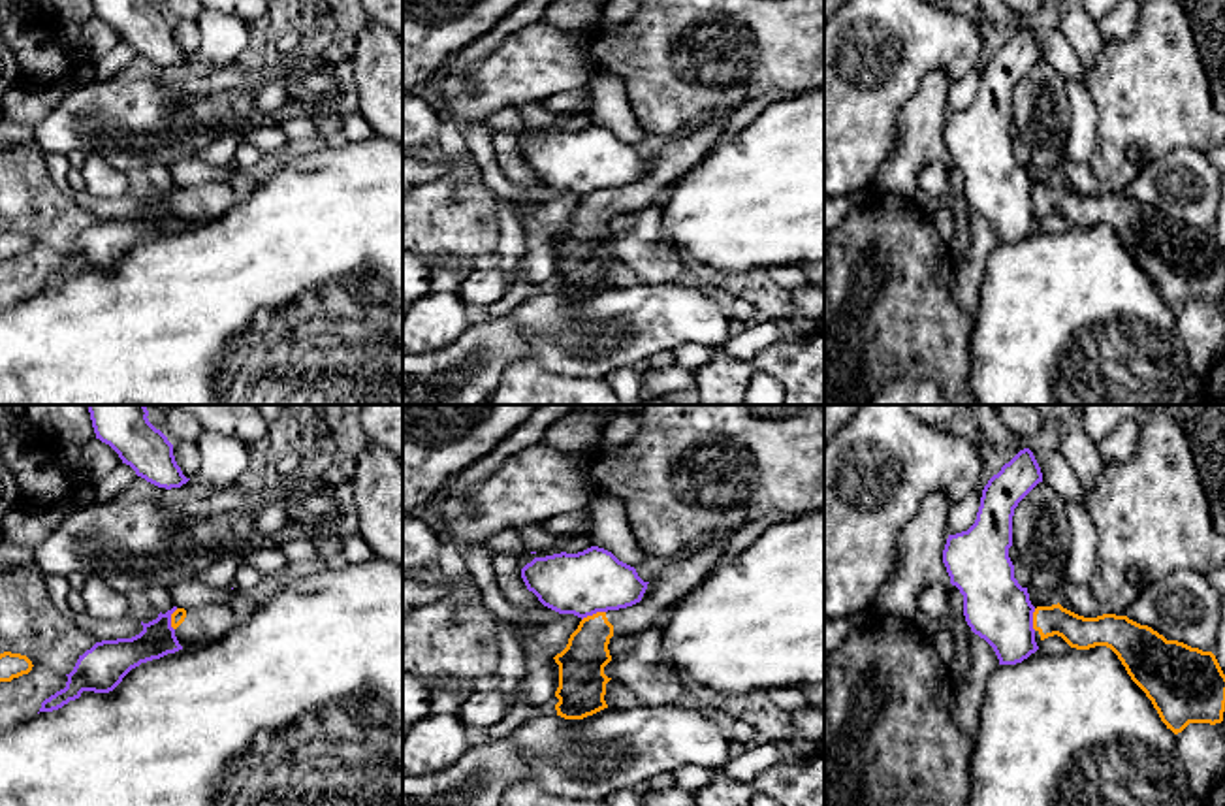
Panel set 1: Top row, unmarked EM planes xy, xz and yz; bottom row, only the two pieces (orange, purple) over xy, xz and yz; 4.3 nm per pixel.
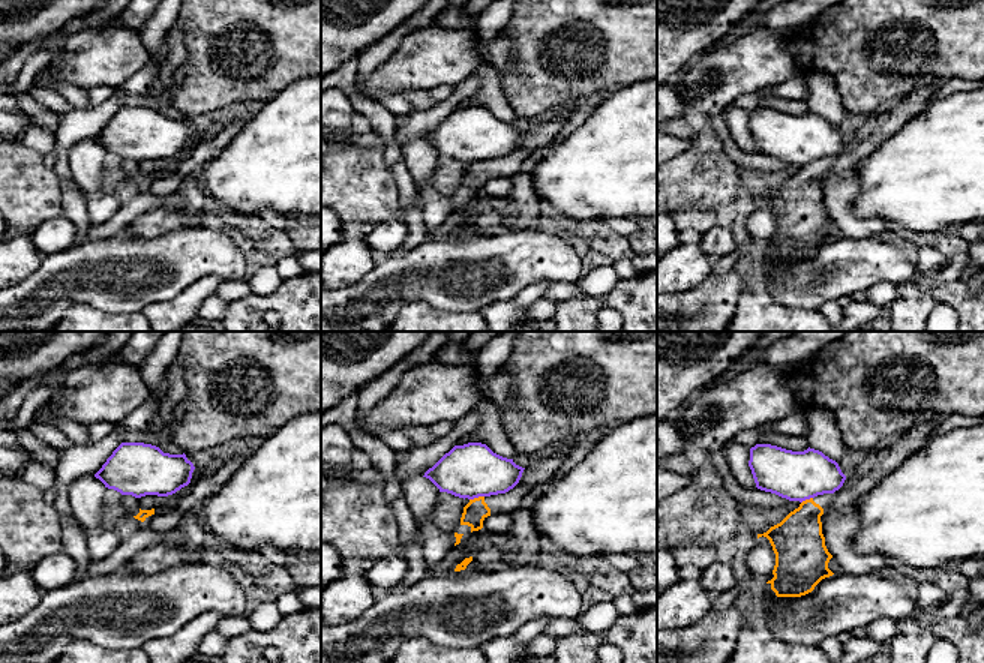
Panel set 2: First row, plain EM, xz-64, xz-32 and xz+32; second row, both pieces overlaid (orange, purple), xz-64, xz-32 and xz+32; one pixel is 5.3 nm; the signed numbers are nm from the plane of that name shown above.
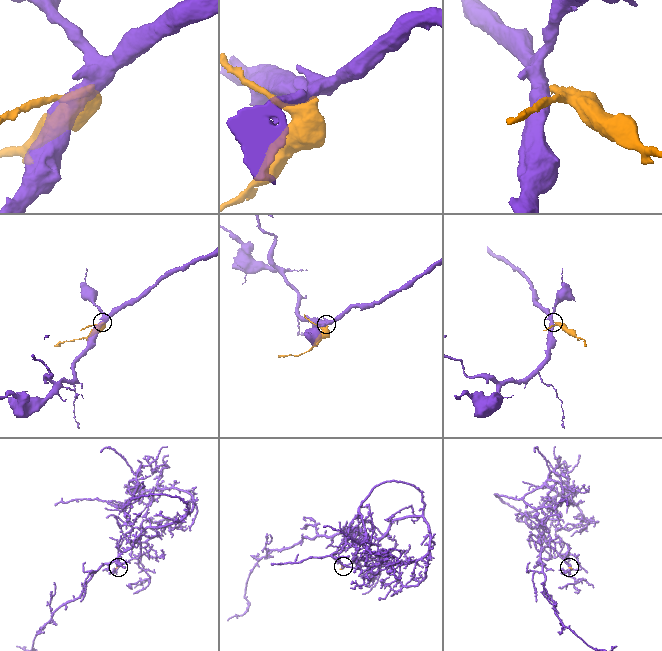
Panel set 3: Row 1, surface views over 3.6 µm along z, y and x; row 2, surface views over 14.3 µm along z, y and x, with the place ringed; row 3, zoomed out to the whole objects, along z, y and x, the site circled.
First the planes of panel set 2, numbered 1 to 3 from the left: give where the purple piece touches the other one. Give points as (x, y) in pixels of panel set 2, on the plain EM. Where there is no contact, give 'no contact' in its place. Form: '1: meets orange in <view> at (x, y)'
1: no contact
2: meets orange in xz-32 at (476, 162)
3: meets orange in xz+32 at (806, 164)

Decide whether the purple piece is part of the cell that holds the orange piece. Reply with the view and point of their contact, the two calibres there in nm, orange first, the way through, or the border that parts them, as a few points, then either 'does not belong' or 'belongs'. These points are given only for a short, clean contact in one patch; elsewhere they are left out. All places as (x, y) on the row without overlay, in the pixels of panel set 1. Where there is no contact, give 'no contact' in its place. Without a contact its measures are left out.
contact xz (593, 193); calibres 190 and 280 nm; border xz (604, 189), (588, 193), (582, 198); does not belong

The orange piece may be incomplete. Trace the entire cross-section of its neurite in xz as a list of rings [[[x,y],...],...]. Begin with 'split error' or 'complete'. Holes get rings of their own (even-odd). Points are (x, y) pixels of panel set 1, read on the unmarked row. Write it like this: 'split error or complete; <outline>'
split error; [[[715,111],[694,132],[666,137],[660,153],[647,162],[640,181],[597,190],[580,200],[566,226],[553,235],[559,243],[557,294],[583,298],[608,286],[604,273],[612,256],[604,252],[604,245],[612,239],[610,217],[653,205],[662,188],[674,185],[713,149],[734,111]]]

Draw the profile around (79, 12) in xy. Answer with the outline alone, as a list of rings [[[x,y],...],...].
[[[32,0],[49,17],[60,23],[85,24],[96,17],[92,0]]]

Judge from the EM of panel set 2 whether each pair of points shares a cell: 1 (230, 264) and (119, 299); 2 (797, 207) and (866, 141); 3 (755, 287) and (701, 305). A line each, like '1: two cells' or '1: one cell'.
1: one cell
2: one cell
3: two cells

